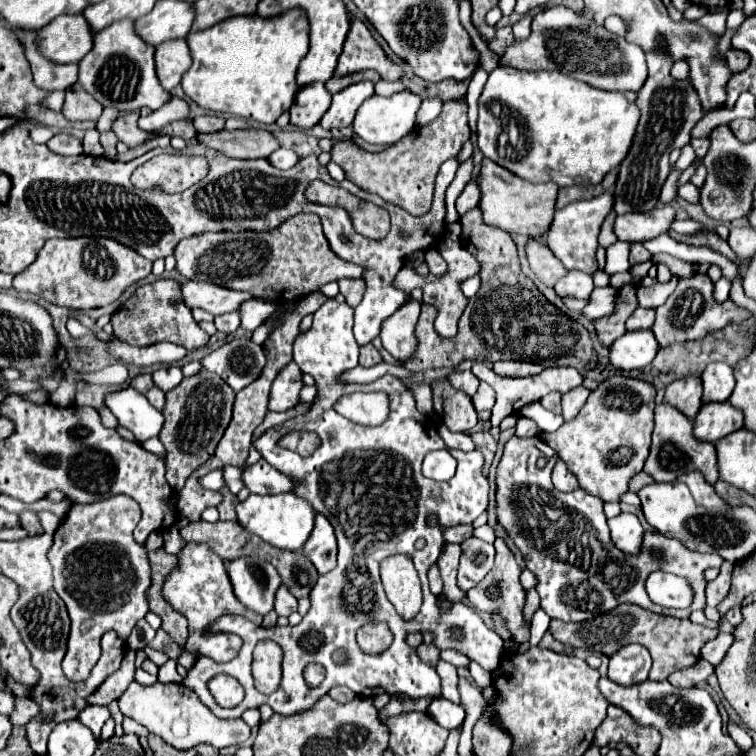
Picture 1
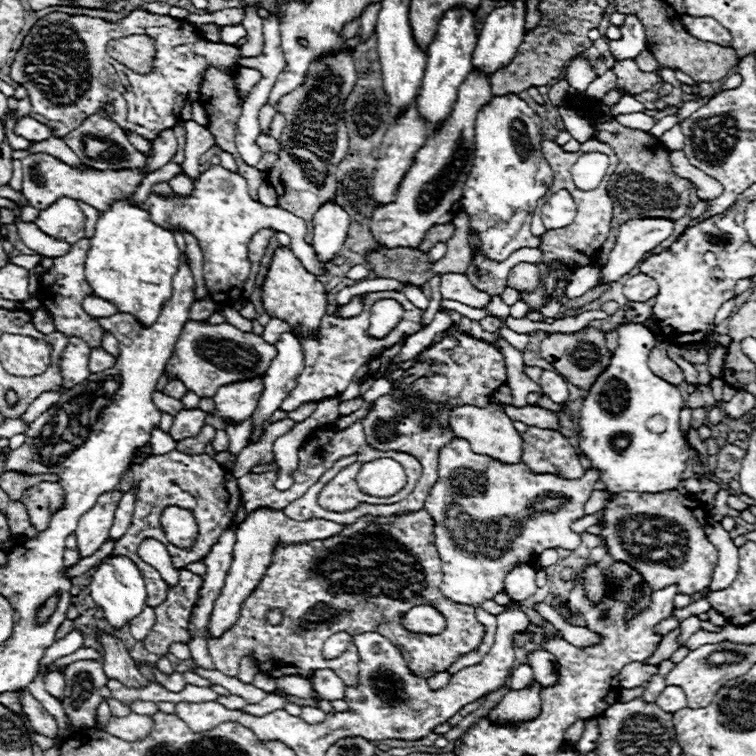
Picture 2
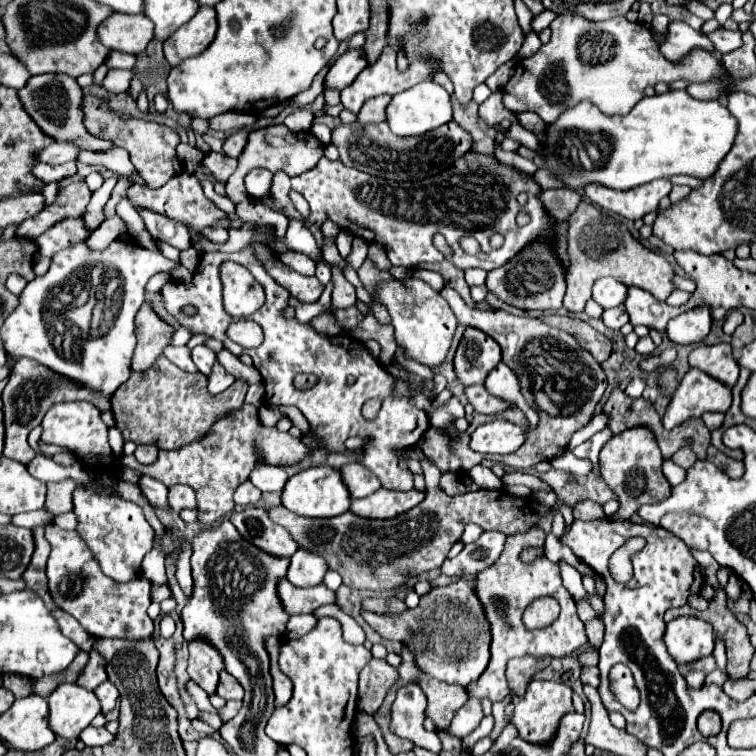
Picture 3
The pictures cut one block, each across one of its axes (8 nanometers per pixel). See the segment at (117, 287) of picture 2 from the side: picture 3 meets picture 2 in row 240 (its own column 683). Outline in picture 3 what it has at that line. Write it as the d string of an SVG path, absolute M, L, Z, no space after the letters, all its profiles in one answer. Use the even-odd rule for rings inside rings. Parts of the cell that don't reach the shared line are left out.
M670 90L656 96L644 96L628 114L624 116L604 116L592 104L578 104L564 112L554 126L548 126L548 134L542 138L548 146L558 146L550 156L546 156L548 168L558 174L558 178L568 186L584 186L590 182L600 182L608 188L630 190L648 184L658 178L670 178L676 174L688 174L698 180L710 178L722 158L730 152L736 138L736 118L718 100L696 100L686 90ZM577 130L594 134L602 132L614 142L614 152L602 170L580 170L572 172L560 160L560 134Z

